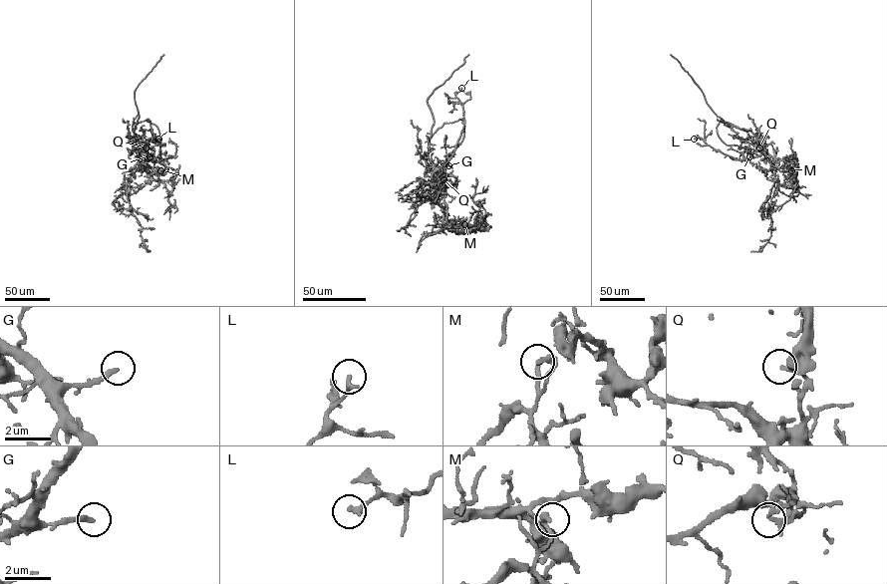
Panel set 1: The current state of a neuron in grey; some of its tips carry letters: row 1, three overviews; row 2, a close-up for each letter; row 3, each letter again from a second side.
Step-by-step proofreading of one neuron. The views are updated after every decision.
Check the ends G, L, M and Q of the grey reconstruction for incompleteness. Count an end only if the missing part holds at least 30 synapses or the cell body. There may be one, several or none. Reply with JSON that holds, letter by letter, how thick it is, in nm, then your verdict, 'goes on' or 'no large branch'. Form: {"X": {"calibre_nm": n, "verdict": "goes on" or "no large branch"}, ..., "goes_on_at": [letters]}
{"G": {"calibre_nm": 240, "verdict": "goes on"}, "L": {"calibre_nm": 220, "verdict": "no large branch"}, "M": {"calibre_nm": 280, "verdict": "no large branch"}, "Q": {"calibre_nm": 140, "verdict": "no large branch"}, "goes_on_at": ["G"]}

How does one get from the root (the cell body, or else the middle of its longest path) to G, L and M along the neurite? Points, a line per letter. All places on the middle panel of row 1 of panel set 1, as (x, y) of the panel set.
G: (434, 177), (434, 180), (432, 174), (448, 165)
L: (434, 177), (434, 180), (432, 174), (443, 167), (453, 153), (462, 129), (462, 106), (455, 95), (461, 88)
M: (434, 177), (436, 199), (443, 210), (443, 217), (451, 224), (458, 220), (464, 224)

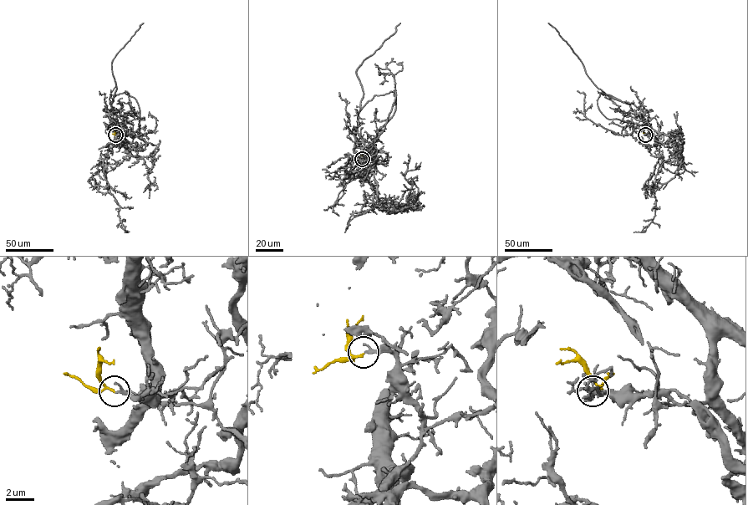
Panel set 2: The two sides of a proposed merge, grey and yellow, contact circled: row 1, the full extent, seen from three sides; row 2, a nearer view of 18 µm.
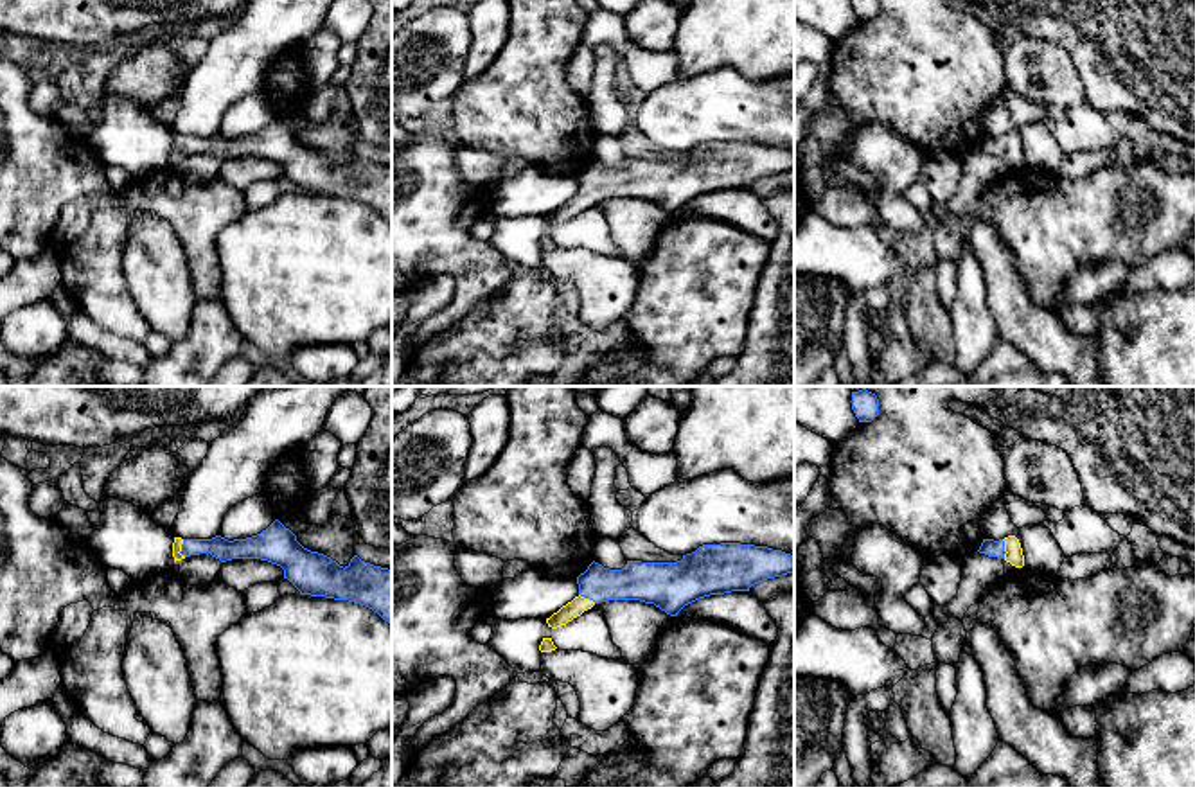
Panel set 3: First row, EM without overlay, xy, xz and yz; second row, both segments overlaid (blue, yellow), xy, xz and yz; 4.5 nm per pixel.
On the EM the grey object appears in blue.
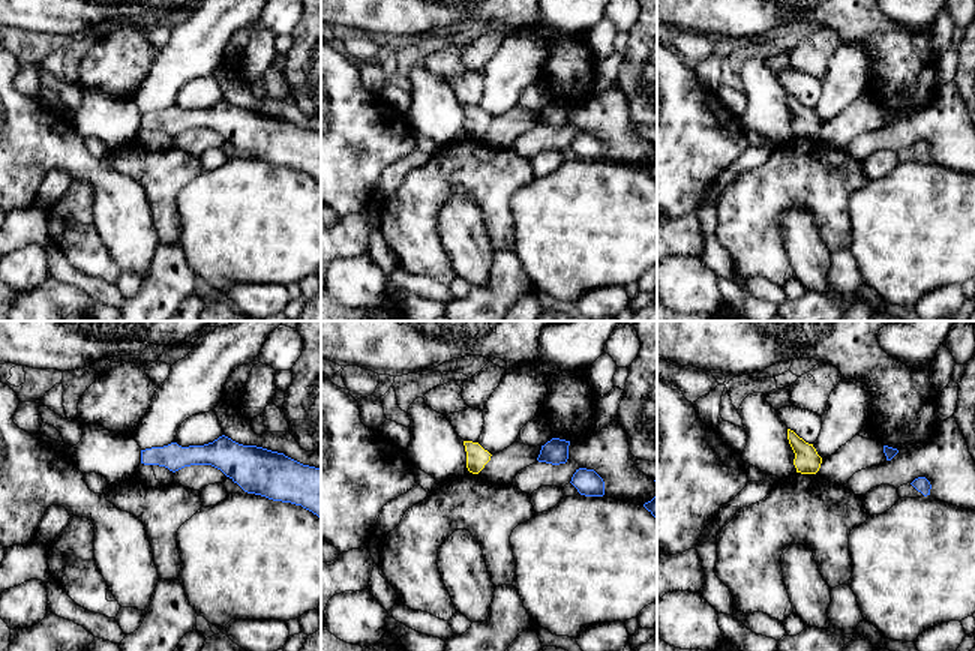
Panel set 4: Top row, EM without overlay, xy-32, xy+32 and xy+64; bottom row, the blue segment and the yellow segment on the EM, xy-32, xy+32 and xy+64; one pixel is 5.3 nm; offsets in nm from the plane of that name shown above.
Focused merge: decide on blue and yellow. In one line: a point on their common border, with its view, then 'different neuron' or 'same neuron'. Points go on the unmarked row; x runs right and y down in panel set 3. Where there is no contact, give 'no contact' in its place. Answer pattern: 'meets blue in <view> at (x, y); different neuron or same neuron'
meets blue in xy at (182, 146); same neuron

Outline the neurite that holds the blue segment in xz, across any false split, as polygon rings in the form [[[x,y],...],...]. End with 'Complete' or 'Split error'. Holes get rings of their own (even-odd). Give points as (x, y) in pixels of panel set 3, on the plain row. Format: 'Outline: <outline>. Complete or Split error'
Outline: [[[740,140],[703,142],[677,160],[627,158],[622,167],[593,158],[577,174],[579,192],[546,216],[546,221],[557,226],[607,198],[640,198],[676,214],[699,196],[749,189],[762,178],[792,169],[791,151]]]. Split error

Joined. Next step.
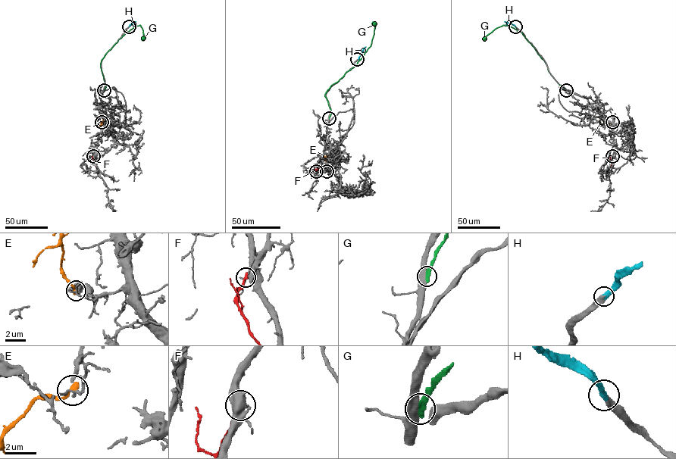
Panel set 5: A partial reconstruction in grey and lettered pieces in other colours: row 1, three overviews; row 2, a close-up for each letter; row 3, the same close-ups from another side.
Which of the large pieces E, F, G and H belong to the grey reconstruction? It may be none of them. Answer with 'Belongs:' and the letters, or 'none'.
Belongs: H

